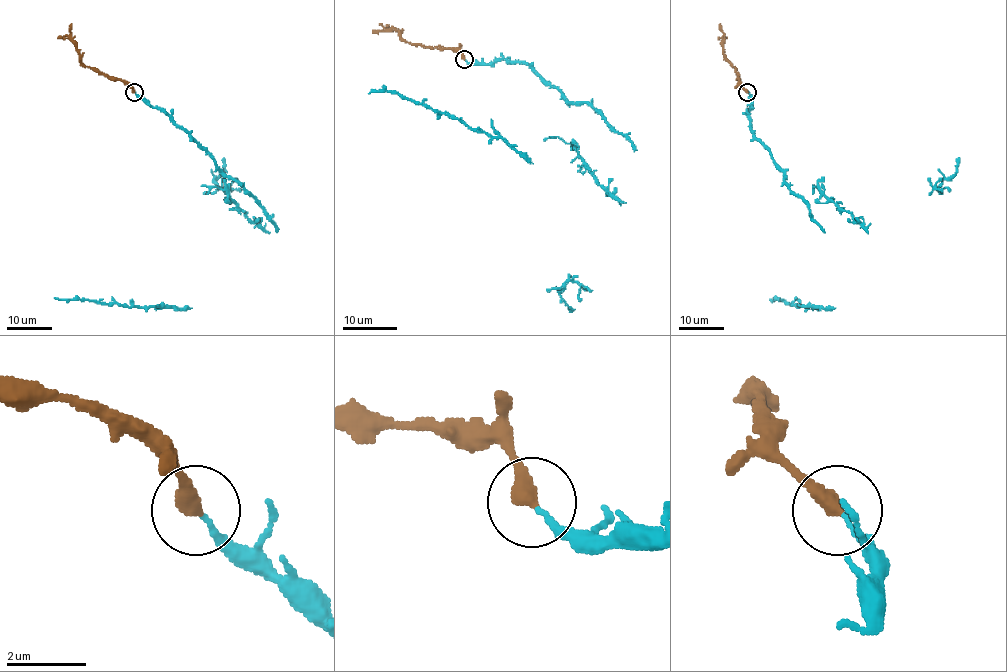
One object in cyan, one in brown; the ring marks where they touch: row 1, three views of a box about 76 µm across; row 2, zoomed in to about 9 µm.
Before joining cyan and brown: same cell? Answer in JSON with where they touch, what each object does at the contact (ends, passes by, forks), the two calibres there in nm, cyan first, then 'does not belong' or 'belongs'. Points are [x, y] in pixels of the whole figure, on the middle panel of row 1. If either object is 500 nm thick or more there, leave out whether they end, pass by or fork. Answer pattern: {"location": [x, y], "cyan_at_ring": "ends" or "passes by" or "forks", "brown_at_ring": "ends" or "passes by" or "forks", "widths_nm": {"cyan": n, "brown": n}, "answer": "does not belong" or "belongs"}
{"location": [464, 59], "cyan_at_ring": "ends", "brown_at_ring": "ends", "widths_nm": {"cyan": 160, "brown": 440}, "answer": "belongs"}

